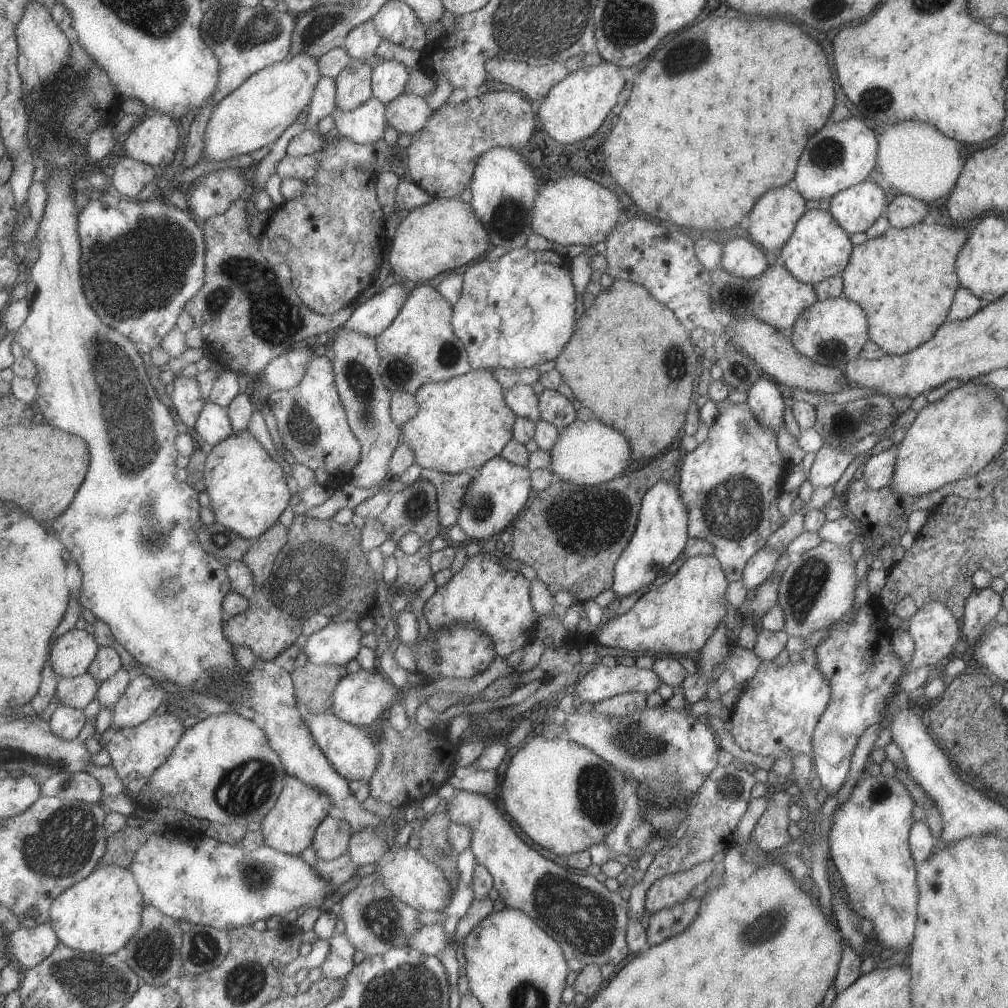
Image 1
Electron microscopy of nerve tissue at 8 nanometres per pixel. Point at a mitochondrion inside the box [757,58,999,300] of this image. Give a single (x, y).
(826, 153)

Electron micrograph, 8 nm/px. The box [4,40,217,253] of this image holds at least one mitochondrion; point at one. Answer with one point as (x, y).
(78, 96)

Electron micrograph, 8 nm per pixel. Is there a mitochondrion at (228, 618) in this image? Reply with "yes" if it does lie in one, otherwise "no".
no

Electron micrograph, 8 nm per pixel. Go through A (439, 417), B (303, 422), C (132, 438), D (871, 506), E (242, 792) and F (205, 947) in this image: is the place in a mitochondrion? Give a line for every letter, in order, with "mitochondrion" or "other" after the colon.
A: other
B: mitochondrion
C: mitochondrion
D: other
E: mitochondrion
F: mitochondrion

